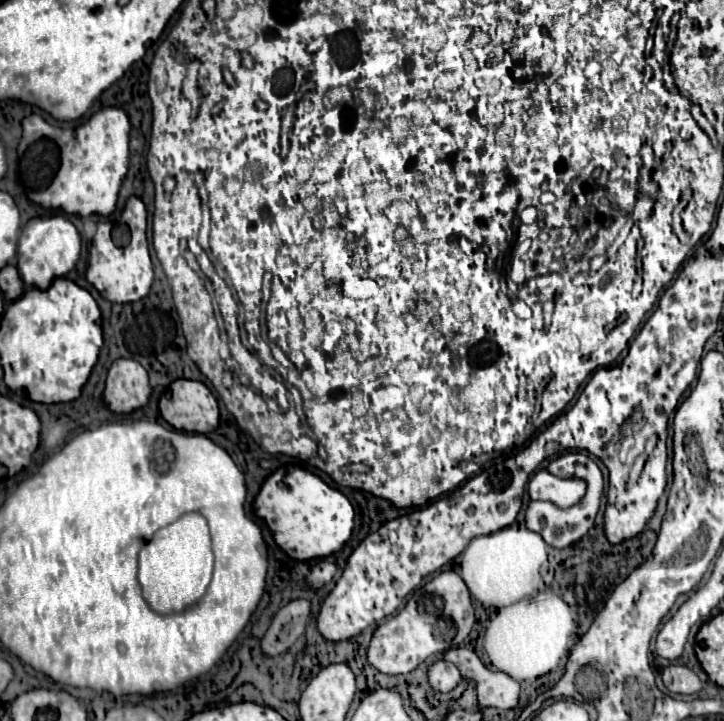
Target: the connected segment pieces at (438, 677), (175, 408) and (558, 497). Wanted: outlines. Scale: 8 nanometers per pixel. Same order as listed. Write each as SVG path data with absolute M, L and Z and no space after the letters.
M442 655L428 667L428 683L438 693L450 693L462 681L460 669L446 661Z
M172 381L158 407L162 417L178 431L210 433L220 421L218 401L202 381Z
M540 469L528 485L528 493L532 499L552 501L560 509L568 509L568 507L580 503L586 489L588 489L588 485L584 479L556 477L556 475L548 473L546 469Z

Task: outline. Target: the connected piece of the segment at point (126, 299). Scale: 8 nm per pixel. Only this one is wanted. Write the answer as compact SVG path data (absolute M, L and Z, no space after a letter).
M128 197L126 207L120 217L128 227L130 227L130 241L122 247L116 247L112 239L112 223L110 221L100 221L98 231L90 243L90 257L88 257L88 269L86 269L86 279L100 291L100 295L112 303L134 303L142 297L148 295L150 285L154 280L154 267L156 263L162 267L156 255L151 241L151 251L148 251L148 241L146 241L146 207L142 199L138 197Z

